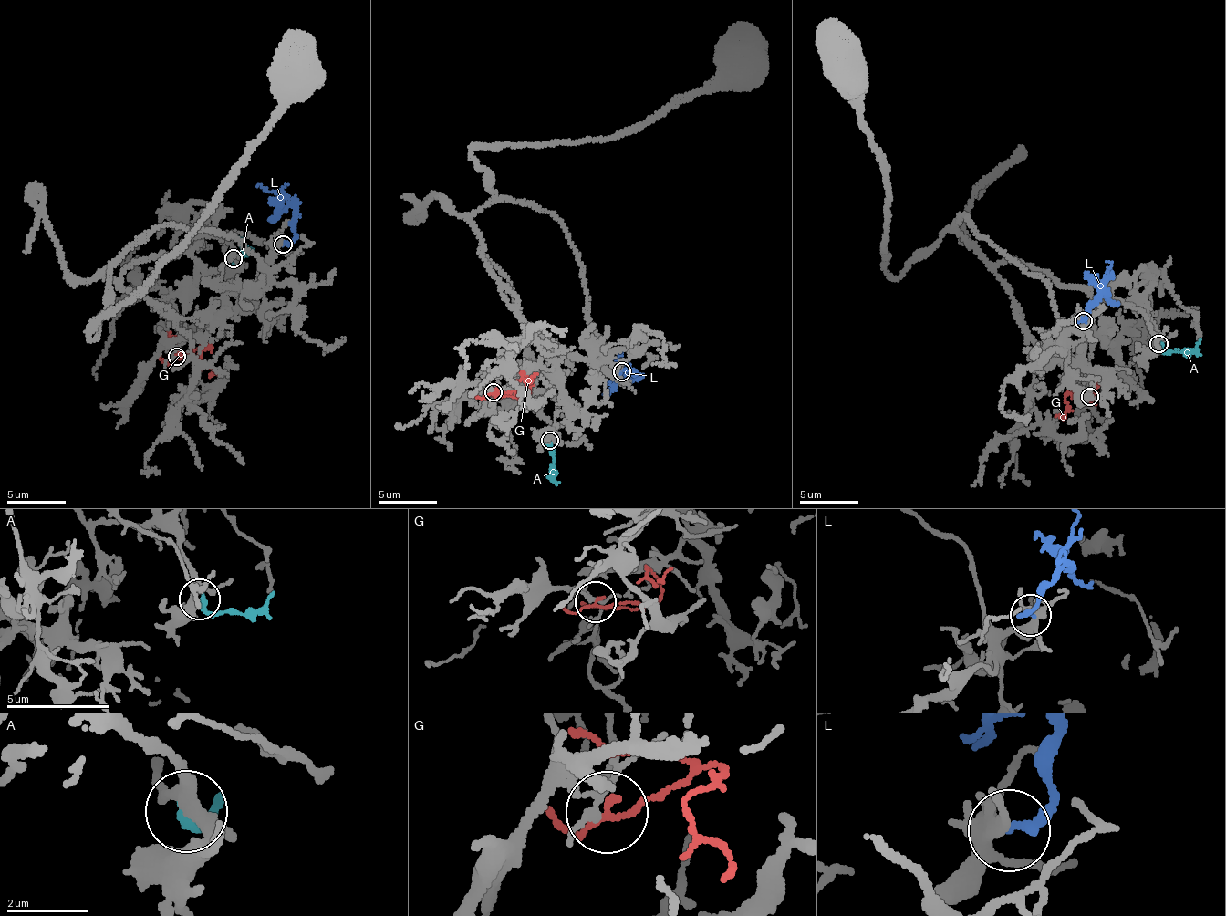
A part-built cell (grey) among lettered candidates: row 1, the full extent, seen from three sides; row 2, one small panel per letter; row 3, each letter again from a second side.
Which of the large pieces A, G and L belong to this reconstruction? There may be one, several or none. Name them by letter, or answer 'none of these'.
A

